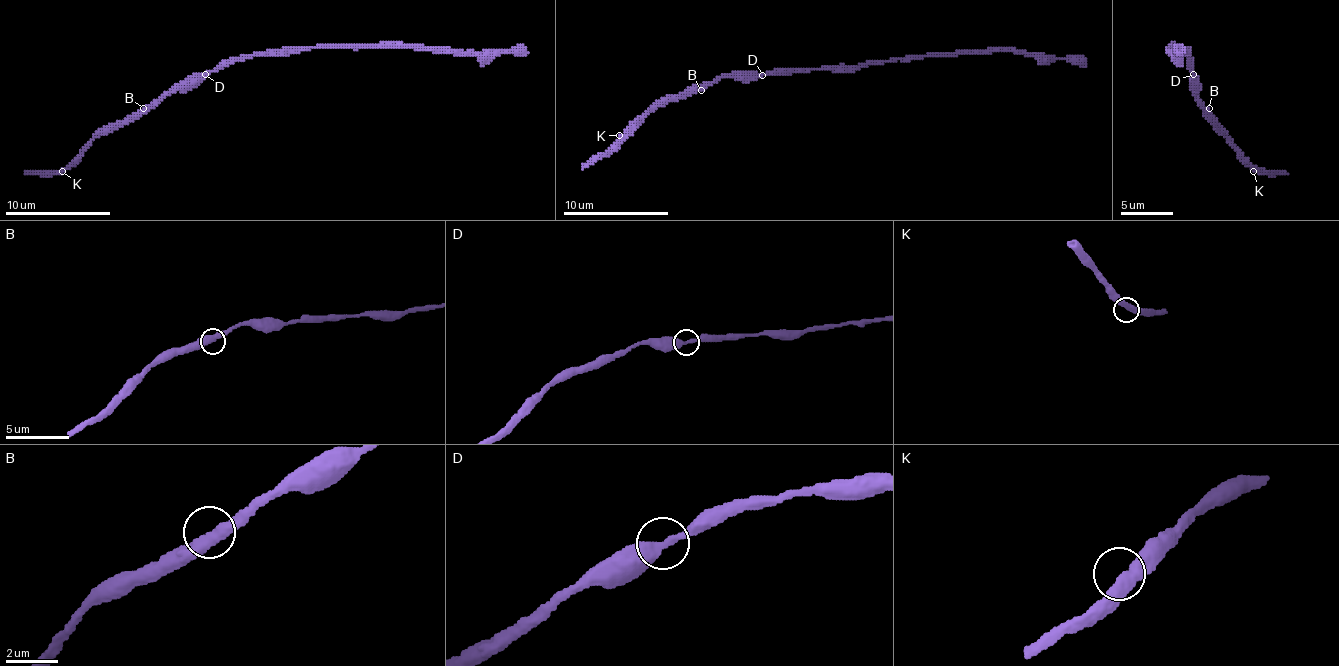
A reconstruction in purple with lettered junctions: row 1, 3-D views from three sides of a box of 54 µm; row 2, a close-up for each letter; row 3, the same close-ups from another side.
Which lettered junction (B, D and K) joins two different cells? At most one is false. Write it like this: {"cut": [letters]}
{"cut": []}

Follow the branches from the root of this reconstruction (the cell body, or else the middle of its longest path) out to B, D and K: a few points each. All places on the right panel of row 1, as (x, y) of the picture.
B: (1190, 58), (1193, 89), (1201, 103), (1209, 108)
D: (1190, 58), (1193, 74)
K: (1190, 58), (1195, 95), (1216, 121), (1216, 129), (1253, 171)

